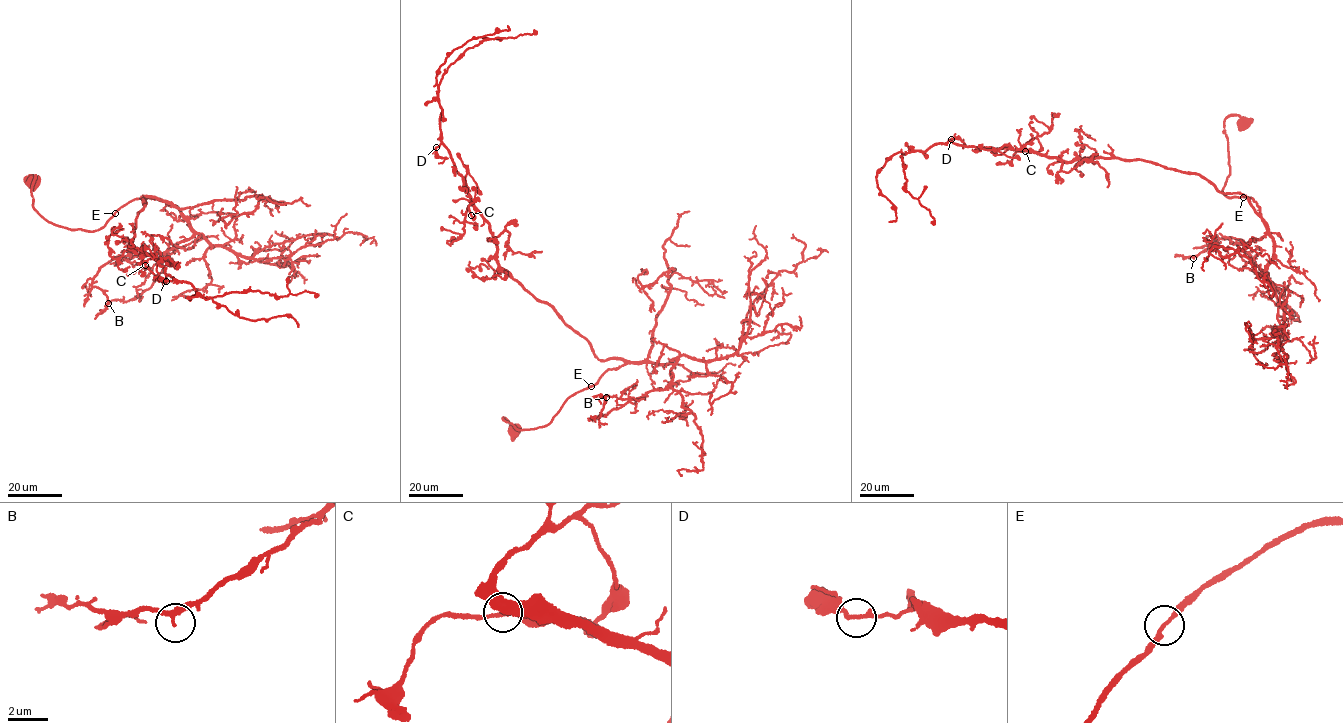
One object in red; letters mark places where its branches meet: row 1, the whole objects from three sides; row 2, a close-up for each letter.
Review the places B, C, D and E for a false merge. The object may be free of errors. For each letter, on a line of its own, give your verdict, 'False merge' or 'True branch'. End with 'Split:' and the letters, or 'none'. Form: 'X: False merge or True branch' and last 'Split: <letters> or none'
B: True branch
C: True branch
D: True branch
E: True branch
Split: none

